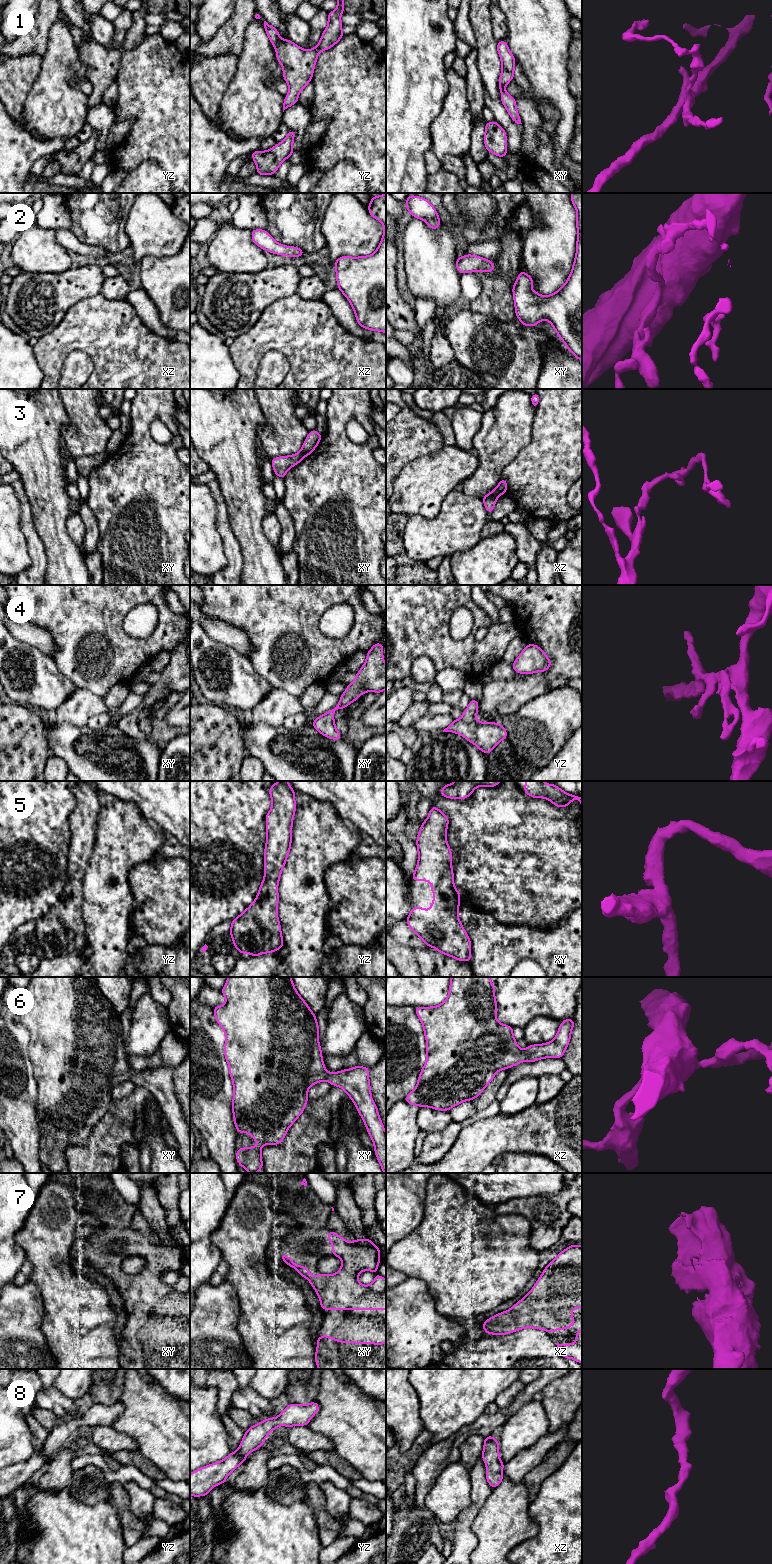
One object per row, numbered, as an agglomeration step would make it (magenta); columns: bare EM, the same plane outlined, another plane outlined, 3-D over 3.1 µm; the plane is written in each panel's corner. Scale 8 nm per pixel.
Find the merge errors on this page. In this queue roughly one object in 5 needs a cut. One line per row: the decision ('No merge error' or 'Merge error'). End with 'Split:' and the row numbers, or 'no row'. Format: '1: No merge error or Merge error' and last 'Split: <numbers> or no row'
1: No merge error
2: No merge error
3: Merge error
4: No merge error
5: No merge error
6: No merge error
7: No merge error
8: No merge error
Split: 3

